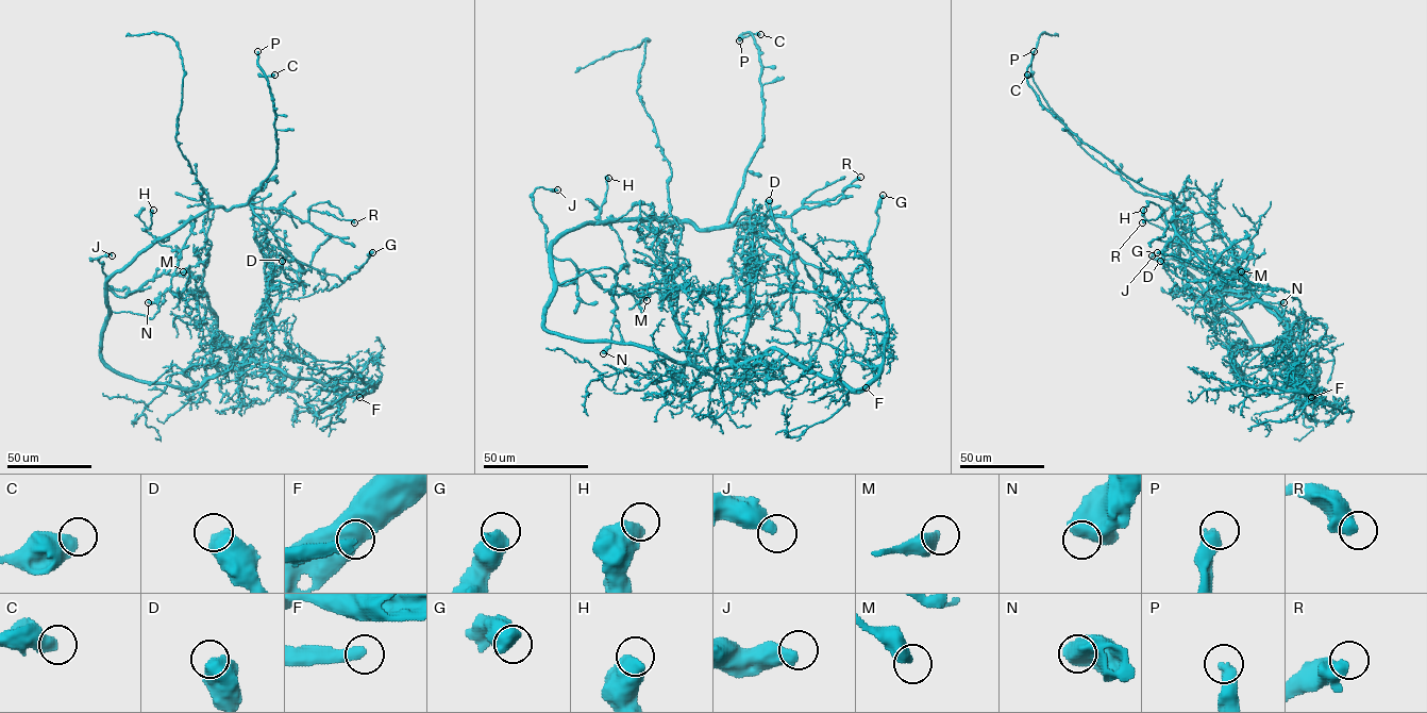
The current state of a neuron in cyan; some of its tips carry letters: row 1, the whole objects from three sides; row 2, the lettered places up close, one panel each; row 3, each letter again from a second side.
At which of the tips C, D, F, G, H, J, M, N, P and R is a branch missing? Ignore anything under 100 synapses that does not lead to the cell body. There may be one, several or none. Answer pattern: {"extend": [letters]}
{"extend": ["F", "P"]}

